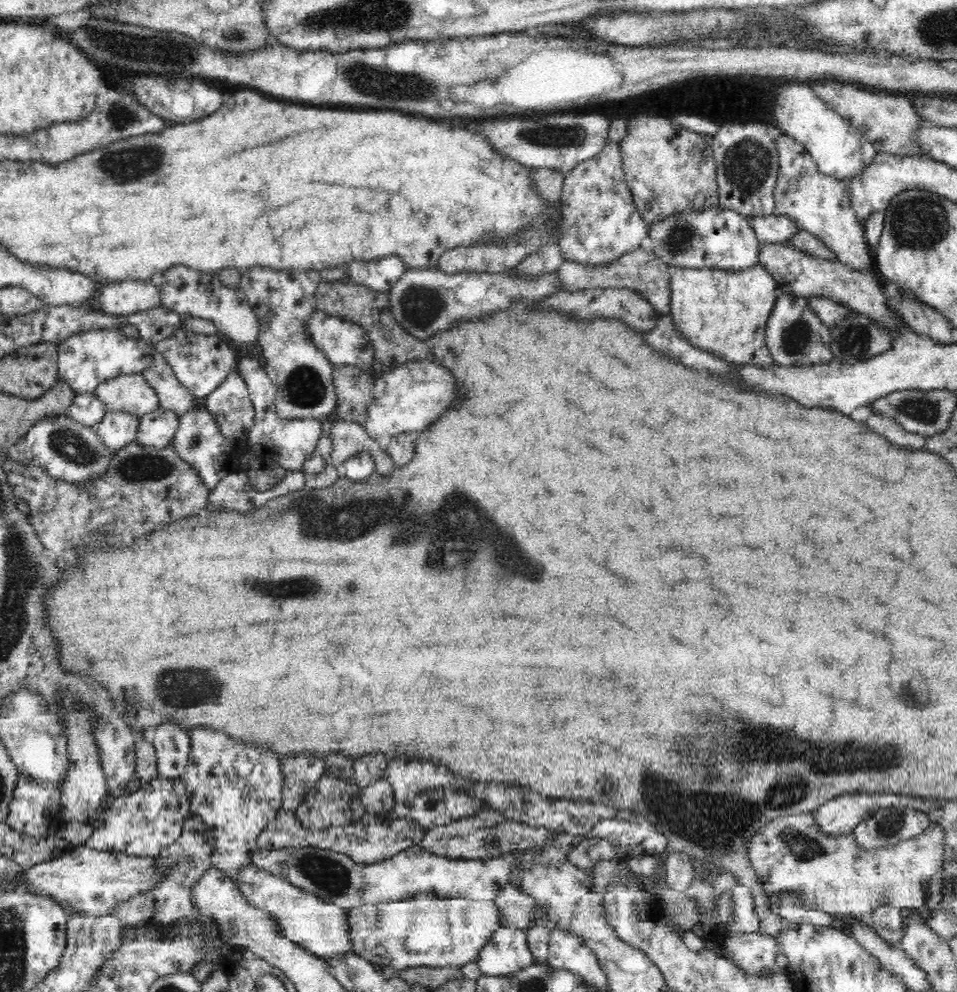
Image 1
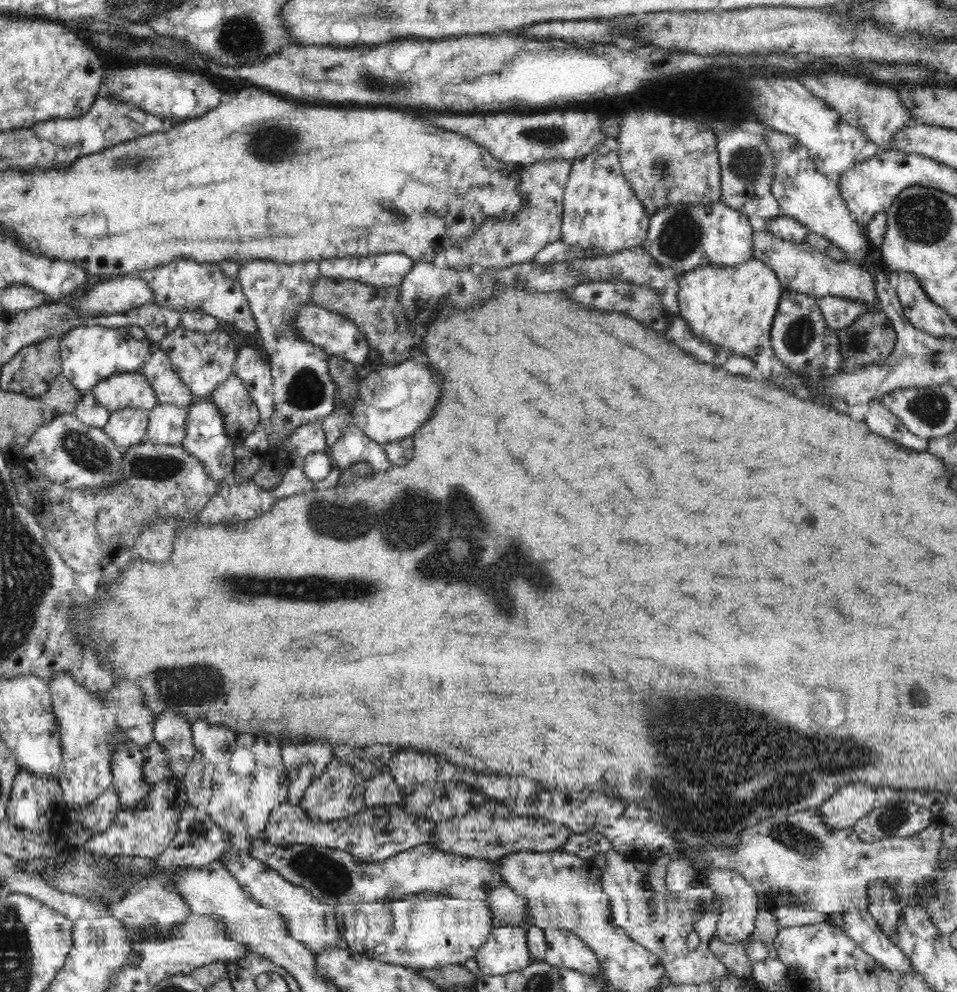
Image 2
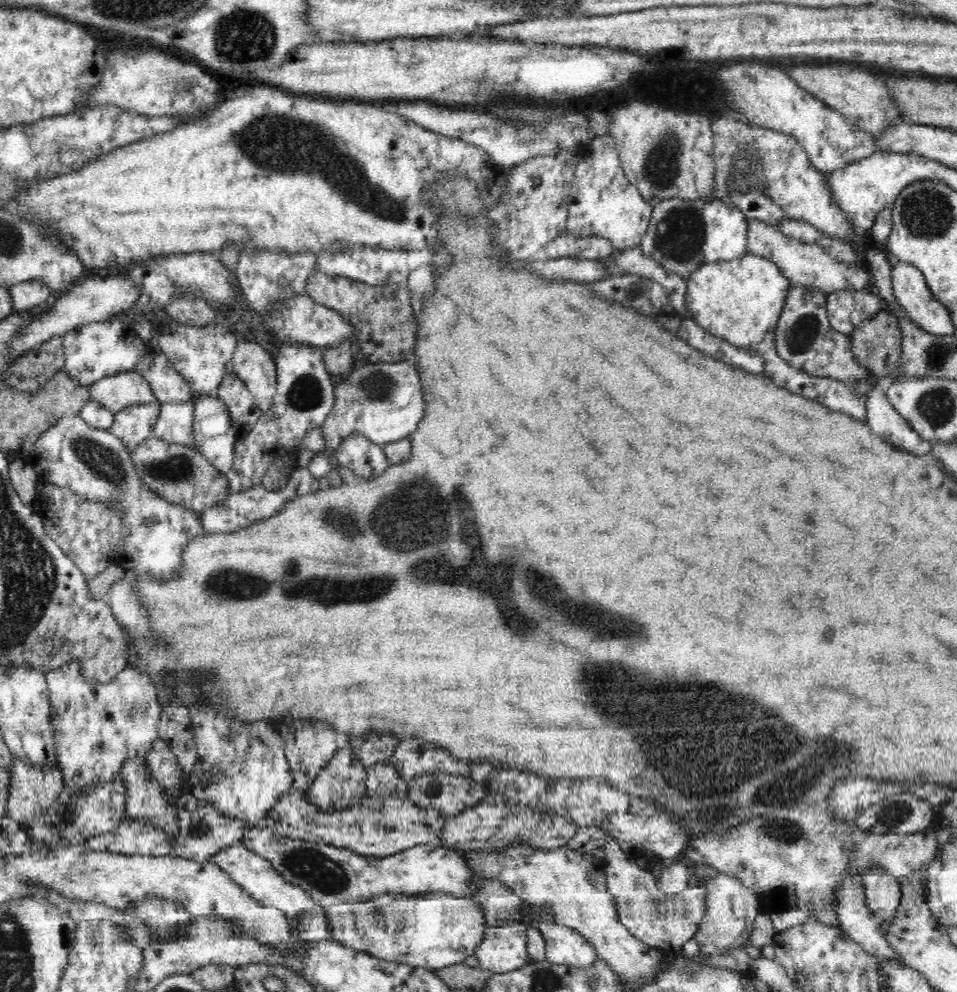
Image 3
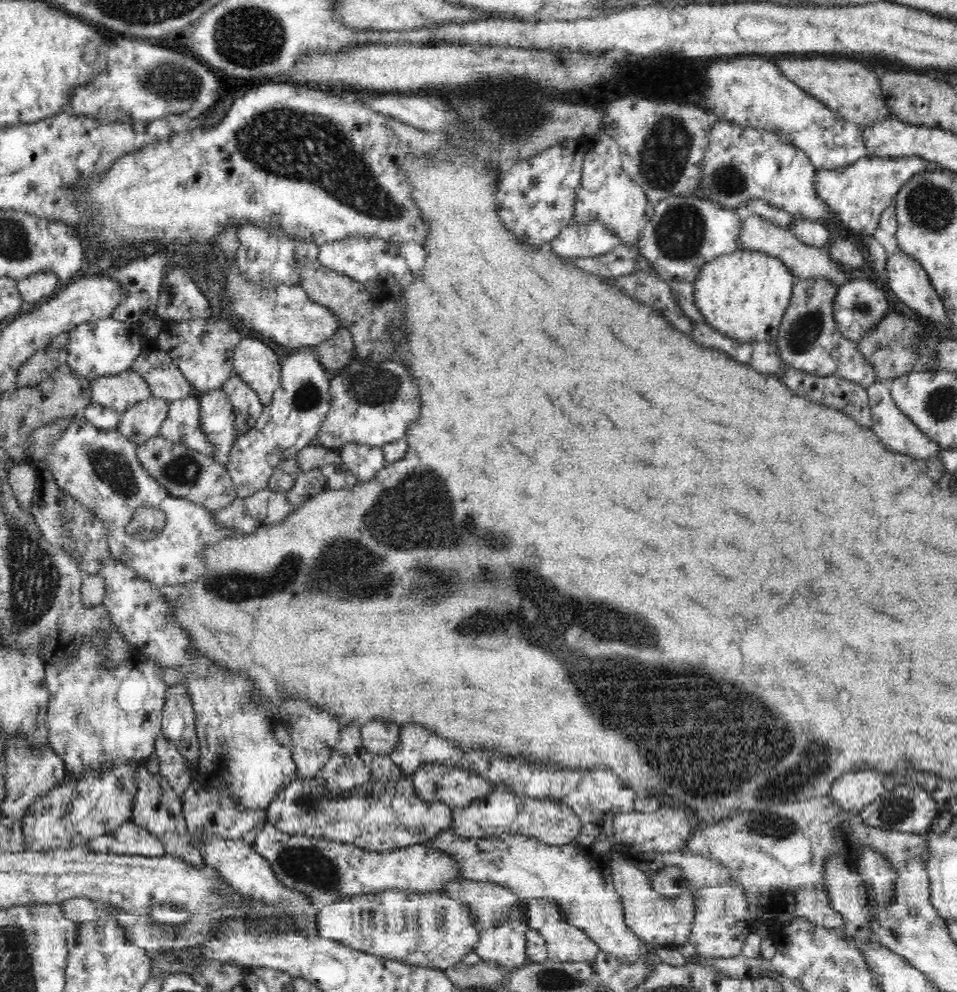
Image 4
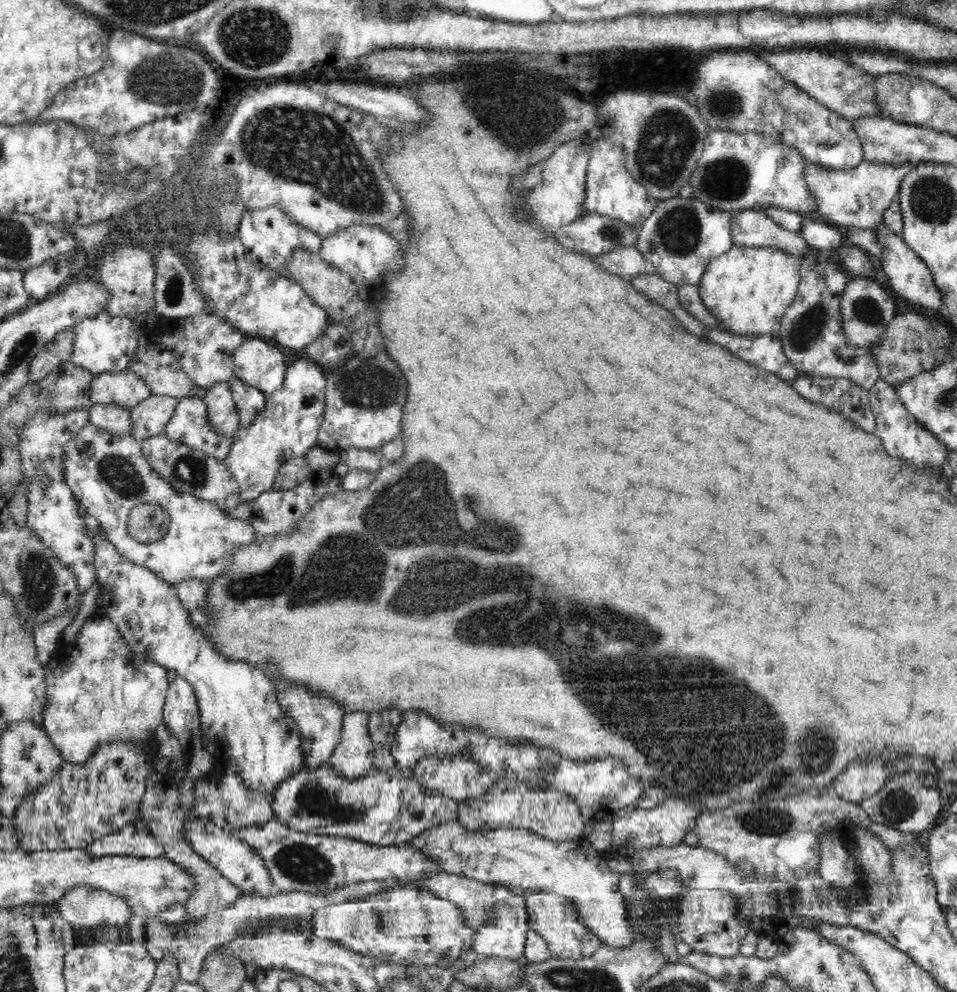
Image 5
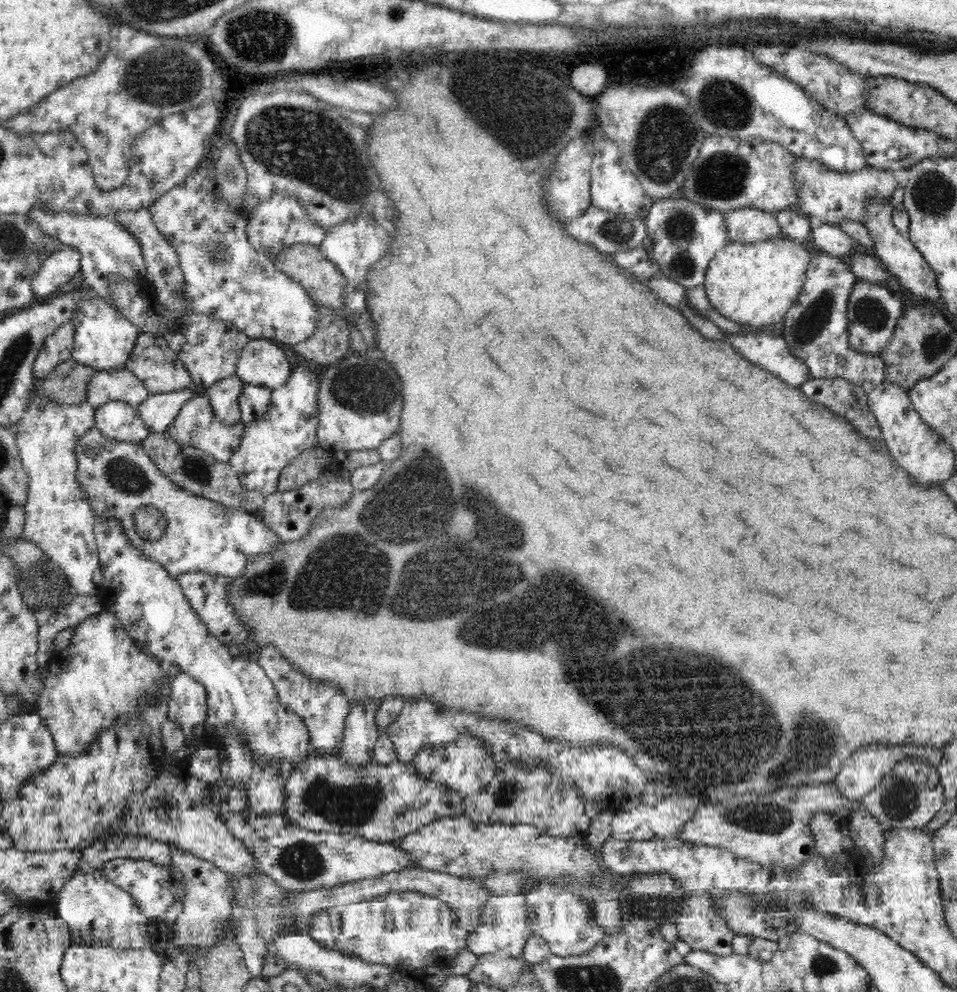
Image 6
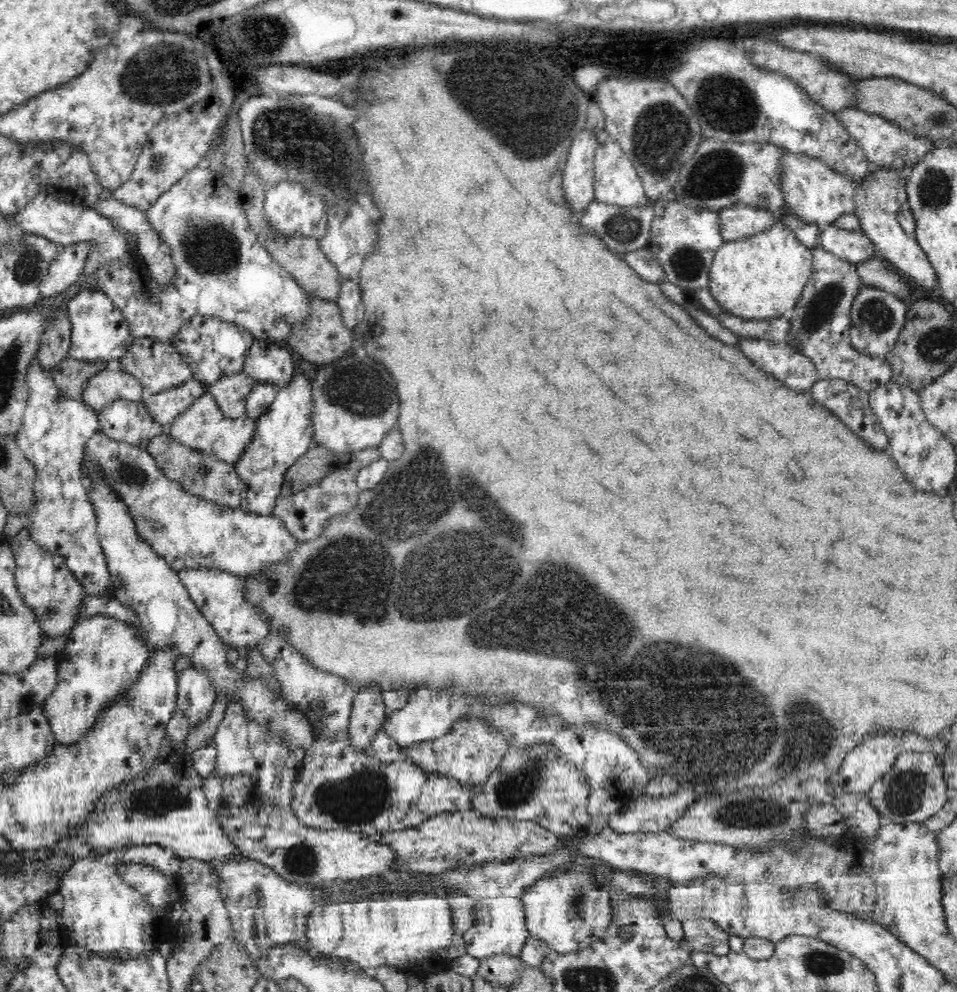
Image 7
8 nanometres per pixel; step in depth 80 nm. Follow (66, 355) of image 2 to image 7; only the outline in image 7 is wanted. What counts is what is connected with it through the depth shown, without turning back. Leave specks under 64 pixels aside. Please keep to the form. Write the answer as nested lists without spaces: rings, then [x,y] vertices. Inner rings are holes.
[[[92,288],[80,291],[67,304],[71,320],[69,356],[79,361],[119,360],[134,340],[121,310],[102,291]]]

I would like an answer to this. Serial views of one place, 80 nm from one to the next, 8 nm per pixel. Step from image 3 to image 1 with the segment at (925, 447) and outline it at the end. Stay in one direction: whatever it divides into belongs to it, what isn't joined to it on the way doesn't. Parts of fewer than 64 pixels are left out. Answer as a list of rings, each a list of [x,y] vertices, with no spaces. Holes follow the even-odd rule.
[[[878,411],[870,412],[866,423],[876,434],[880,434],[896,446],[916,448],[916,450],[925,449],[926,439],[904,430],[904,427],[890,415]]]

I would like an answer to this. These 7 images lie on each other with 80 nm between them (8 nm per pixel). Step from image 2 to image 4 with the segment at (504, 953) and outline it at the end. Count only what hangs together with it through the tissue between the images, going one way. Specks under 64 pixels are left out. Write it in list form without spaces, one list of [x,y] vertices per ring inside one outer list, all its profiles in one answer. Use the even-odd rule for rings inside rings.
[[[514,903],[509,909],[502,924],[480,932],[474,950],[481,960],[498,962],[512,970],[525,964],[529,925],[520,904]]]

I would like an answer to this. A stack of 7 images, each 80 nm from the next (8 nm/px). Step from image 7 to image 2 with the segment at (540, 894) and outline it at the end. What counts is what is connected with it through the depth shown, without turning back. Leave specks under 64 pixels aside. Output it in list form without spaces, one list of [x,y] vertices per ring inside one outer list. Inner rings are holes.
[[[561,927],[543,929],[546,941],[545,961],[552,966],[576,969],[582,973],[599,972],[596,953],[571,930]]]

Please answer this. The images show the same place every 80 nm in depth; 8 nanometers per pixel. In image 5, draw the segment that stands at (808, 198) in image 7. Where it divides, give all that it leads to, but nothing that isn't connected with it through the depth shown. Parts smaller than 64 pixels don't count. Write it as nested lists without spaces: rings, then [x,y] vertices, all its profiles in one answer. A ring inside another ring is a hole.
[[[862,160],[856,169],[831,170],[818,163],[805,164],[804,179],[807,192],[813,200],[813,212],[810,217],[814,221],[832,222],[843,227],[860,227],[875,229],[882,221],[882,214],[898,197],[901,184],[906,174],[912,170],[911,164],[902,164],[899,168],[887,164],[871,164]]]

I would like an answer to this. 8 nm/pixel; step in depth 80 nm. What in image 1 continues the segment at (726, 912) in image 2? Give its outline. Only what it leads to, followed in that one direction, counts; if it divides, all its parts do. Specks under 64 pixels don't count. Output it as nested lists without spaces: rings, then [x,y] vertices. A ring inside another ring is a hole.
[[[738,882],[734,888],[726,892],[730,892],[729,897],[734,909],[732,918],[728,922],[727,932],[729,934],[756,933],[760,928],[760,920],[754,909],[752,890]]]

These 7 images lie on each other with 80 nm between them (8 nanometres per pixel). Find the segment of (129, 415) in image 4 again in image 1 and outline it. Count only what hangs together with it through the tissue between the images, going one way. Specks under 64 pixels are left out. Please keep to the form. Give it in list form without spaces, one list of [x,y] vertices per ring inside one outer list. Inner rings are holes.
[[[130,412],[106,413],[104,420],[96,425],[101,440],[116,453],[130,444],[137,443],[142,417]]]

